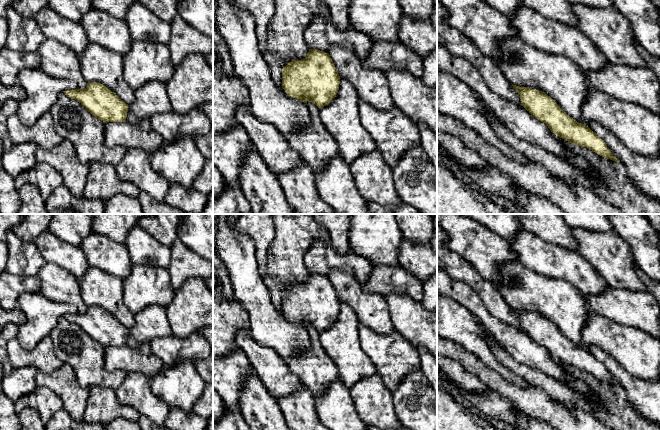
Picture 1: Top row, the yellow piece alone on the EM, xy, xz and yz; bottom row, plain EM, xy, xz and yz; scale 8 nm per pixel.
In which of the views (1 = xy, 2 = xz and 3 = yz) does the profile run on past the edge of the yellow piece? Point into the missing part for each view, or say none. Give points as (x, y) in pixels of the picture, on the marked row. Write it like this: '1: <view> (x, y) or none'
1: none
2: none
3: none

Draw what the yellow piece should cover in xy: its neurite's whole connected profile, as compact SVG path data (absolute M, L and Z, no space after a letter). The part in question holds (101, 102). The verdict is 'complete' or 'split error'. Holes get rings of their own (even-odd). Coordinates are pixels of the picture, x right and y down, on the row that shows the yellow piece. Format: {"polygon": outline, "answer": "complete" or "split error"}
{"polygon": "M89 82L85 89L67 90L64 92L66 96L77 100L81 103L92 115L104 123L107 122L123 122L126 121L128 104L121 100L114 92L106 86L97 82Z", "answer": "complete"}

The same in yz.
{"polygon": "M513 85L520 95L521 105L536 119L545 123L556 136L581 147L587 147L598 155L620 163L606 143L588 126L567 115L545 92L529 87Z", "answer": "complete"}

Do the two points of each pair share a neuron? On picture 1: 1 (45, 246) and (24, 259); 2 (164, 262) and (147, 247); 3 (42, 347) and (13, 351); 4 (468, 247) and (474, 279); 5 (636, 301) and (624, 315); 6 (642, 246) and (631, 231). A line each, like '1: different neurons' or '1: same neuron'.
1: different neurons
2: same neuron
3: same neuron
4: different neurons
5: same neuron
6: same neuron

